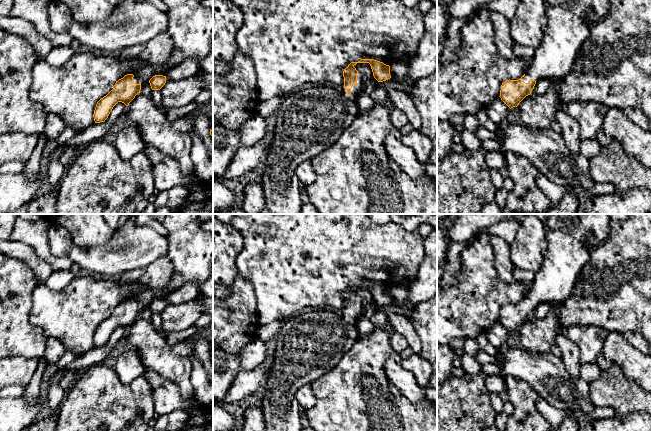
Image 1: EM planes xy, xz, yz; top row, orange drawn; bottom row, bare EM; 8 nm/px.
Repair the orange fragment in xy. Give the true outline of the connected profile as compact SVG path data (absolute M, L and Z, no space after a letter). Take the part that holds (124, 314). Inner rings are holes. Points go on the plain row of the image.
M127 298L116 305L113 313L97 326L93 338L95 347L104 346L118 326L128 330L135 320L140 317L140 314L141 306L133 298Z

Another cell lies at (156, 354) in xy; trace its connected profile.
M138 317L127 330L125 337L146 369L151 369L175 383L184 399L188 400L193 396L191 360L173 353L164 332L158 332L152 322Z

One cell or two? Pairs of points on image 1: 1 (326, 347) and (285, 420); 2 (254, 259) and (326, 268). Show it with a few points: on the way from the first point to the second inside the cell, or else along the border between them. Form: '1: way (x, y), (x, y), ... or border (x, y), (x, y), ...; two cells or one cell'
1: way (308, 365), (285, 388), (285, 402); one cell
2: way (272, 259), (303, 259), (308, 261); one cell

